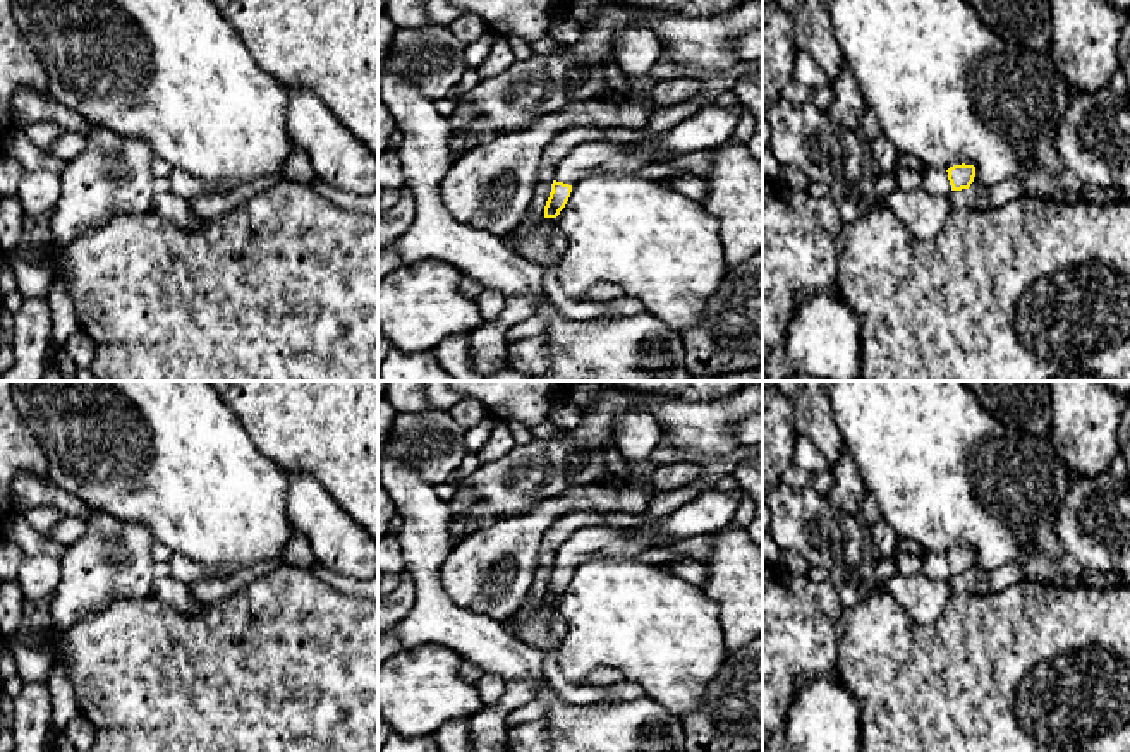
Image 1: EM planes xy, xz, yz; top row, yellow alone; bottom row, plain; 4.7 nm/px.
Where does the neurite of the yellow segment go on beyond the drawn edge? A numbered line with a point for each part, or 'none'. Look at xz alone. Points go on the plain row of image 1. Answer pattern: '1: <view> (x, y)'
1: xz (713, 509)

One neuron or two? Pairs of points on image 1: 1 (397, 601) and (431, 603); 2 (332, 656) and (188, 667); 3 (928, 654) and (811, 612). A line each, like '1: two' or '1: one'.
1: two
2: one
3: two

